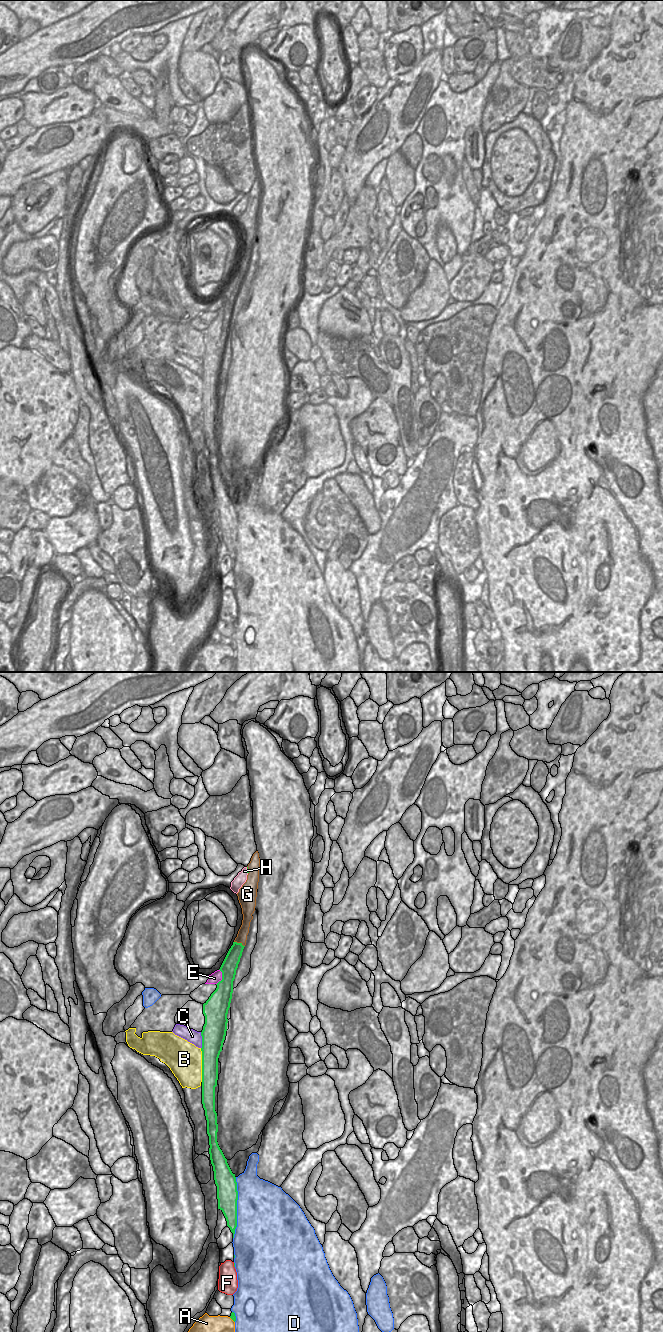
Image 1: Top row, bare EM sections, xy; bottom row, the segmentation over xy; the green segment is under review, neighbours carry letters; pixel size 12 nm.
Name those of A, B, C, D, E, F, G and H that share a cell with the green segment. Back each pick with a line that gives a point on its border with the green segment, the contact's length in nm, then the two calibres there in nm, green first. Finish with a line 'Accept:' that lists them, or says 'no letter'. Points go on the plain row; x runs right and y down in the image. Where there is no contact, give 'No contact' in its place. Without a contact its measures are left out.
H: Touches green at xy (247, 198). Shared border 80 nm. Thickness 20 nm (green) against 140 nm
Accept: H.

